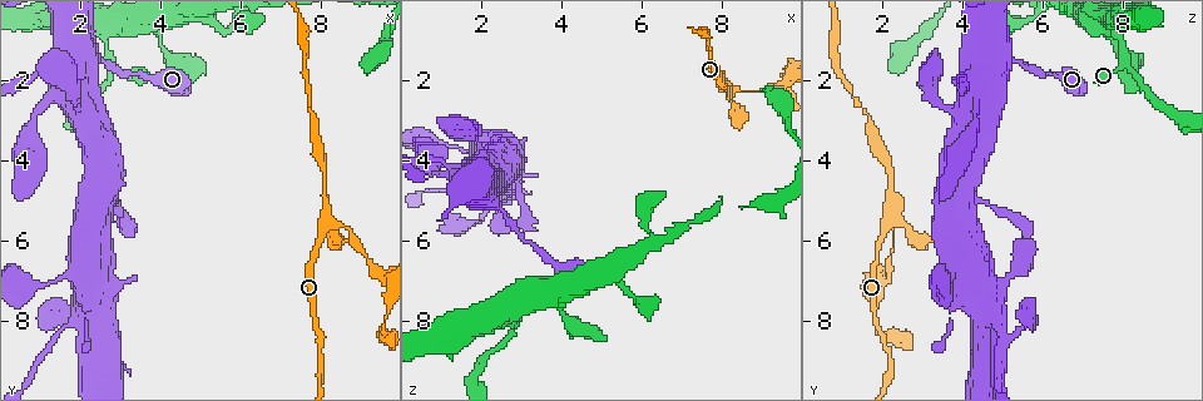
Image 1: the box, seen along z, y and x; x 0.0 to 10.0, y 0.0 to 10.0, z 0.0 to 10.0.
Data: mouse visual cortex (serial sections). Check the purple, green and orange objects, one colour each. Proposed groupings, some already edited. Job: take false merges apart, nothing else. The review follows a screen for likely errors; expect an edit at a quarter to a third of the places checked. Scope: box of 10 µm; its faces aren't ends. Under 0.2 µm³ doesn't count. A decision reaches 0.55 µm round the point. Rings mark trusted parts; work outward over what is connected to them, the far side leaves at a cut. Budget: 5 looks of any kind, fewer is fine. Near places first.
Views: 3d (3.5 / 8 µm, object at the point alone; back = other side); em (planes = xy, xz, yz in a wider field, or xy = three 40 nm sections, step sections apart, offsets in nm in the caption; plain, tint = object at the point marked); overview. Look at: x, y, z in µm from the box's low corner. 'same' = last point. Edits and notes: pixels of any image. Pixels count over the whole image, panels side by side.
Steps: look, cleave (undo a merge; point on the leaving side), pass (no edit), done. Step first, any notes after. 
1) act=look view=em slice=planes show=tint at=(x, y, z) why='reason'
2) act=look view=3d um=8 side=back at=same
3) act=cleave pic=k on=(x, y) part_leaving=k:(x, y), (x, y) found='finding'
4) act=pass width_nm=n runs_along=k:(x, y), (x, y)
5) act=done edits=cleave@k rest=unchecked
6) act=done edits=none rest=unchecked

act=look view=3d um=8 at=(8.15, 5.50, 2.15) why='a fork'

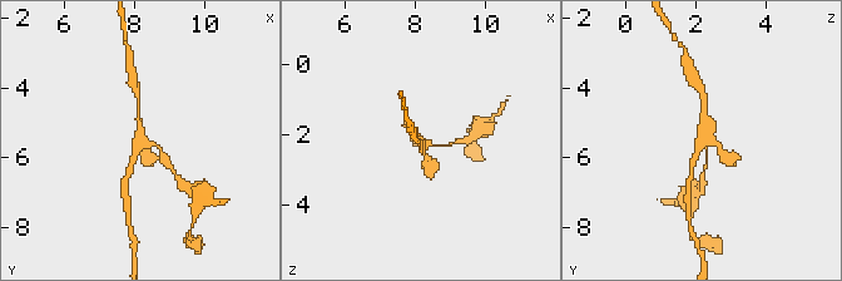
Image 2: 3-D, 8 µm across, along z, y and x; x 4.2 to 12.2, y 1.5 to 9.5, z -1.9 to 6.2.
act=look view=em slice=xy step=3 show=tint at=same

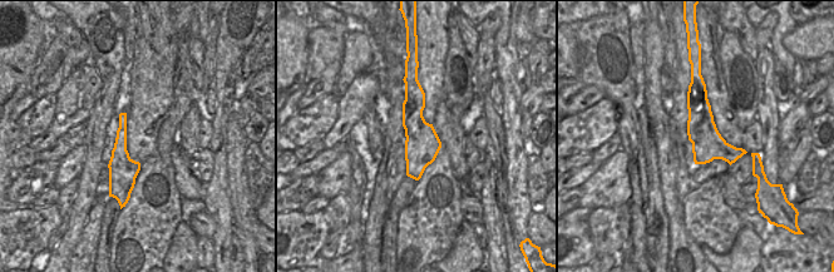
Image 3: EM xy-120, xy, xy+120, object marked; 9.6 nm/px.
act=pass width_nm=340 runs_along=3:(409, 87), (416, 128), (416, 176) found='all the same cell'

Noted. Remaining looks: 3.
act=look view=3d um=8 at=(1.40, 8.35, 4.80) why='calibre changes'

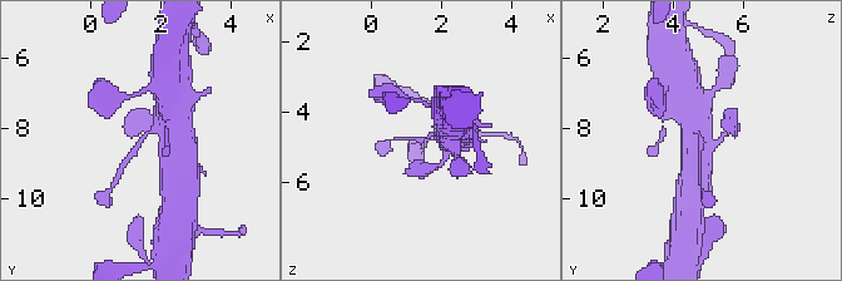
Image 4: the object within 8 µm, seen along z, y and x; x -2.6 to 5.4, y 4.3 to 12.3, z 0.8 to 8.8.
act=look view=3d um=3.5 at=same why='closer look'

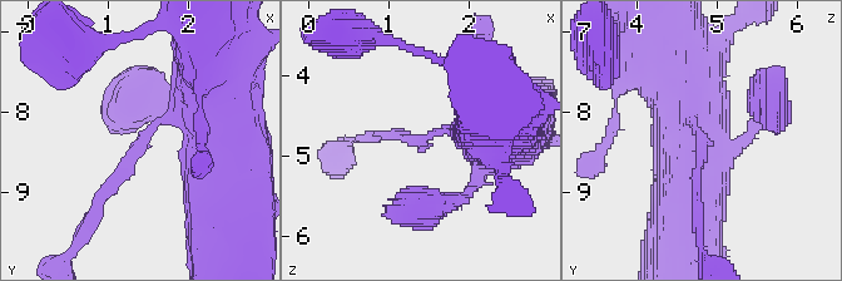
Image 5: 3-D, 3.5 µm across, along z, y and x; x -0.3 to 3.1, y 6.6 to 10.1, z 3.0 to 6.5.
act=pass runs_along=5:(211, 99), (161, 119), (99, 207) found='one cell here'

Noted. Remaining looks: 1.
act=done edits=none rest=unchecked

